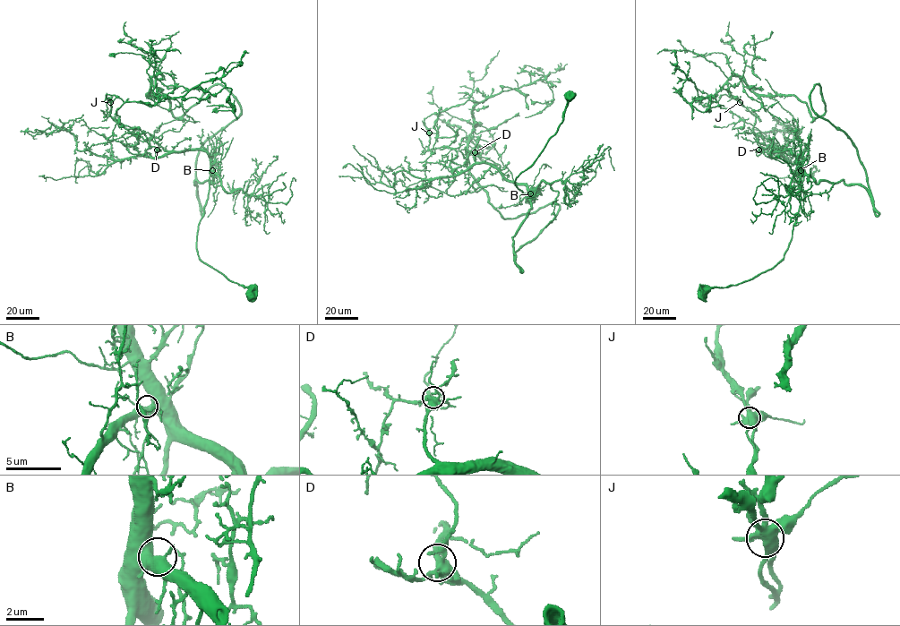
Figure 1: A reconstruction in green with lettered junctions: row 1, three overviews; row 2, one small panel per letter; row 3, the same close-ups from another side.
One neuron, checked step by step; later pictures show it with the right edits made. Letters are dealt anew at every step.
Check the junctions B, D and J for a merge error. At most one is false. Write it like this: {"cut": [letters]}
{"cut": []}

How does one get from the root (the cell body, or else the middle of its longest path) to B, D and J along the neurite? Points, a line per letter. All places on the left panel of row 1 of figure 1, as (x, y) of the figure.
B: (250, 295), (246, 287), (231, 281), (198, 256), (198, 225), (209, 198), (212, 170)
D: (250, 295), (198, 256), (198, 225), (209, 193), (208, 154), (184, 150), (157, 157), (157, 150)
J: (250, 295), (198, 256), (208, 154), (142, 156), (132, 145), (136, 138), (110, 115), (110, 102)

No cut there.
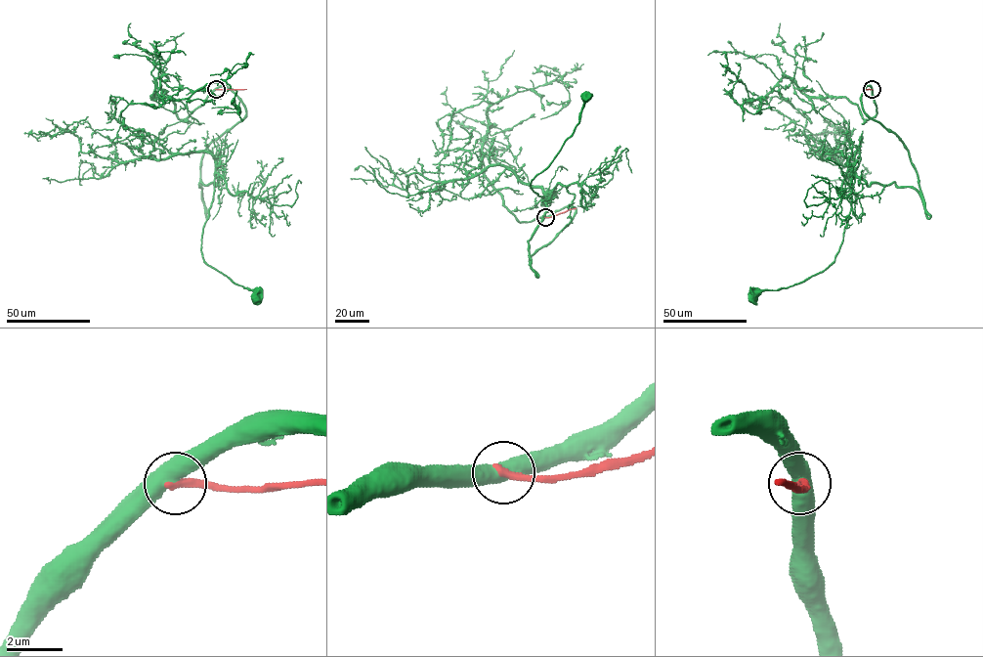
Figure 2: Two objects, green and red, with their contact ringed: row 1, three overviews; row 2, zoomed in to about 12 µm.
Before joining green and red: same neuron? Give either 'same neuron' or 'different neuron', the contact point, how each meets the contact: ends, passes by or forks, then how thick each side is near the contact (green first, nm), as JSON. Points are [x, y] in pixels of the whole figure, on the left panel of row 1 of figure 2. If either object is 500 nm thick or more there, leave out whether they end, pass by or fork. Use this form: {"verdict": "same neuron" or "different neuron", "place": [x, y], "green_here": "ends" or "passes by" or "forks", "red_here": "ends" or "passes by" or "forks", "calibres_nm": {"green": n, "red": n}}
{"verdict": "different neuron", "place": [216, 89], "calibres_nm": {"green": 550, "red": 280}}

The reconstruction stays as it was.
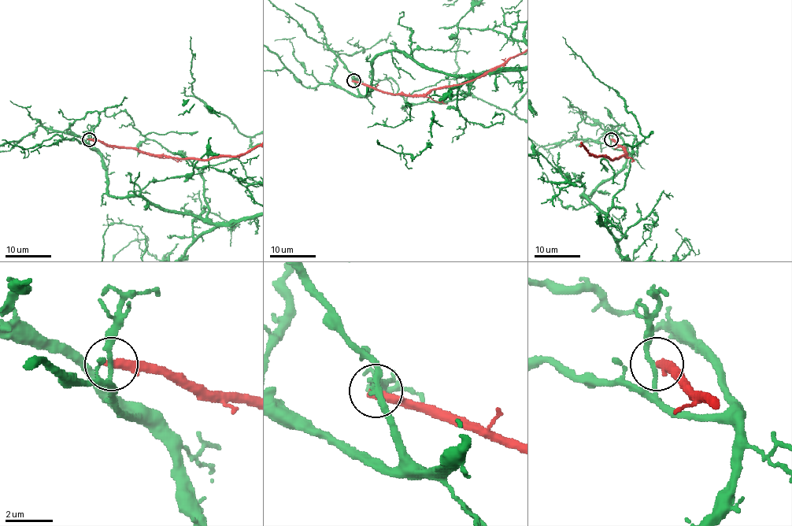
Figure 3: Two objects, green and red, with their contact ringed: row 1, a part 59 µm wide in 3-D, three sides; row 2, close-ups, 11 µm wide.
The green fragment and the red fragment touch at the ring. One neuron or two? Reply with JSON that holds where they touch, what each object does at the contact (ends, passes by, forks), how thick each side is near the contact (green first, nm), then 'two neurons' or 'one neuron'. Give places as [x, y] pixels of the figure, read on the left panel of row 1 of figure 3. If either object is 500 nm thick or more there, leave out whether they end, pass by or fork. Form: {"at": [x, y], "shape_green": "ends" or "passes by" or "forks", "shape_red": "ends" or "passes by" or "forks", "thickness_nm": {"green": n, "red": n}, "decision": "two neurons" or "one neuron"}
{"at": [89, 139], "shape_green": "passes by", "shape_red": "ends", "thickness_nm": {"green": 190, "red": 400}, "decision": "two neurons"}

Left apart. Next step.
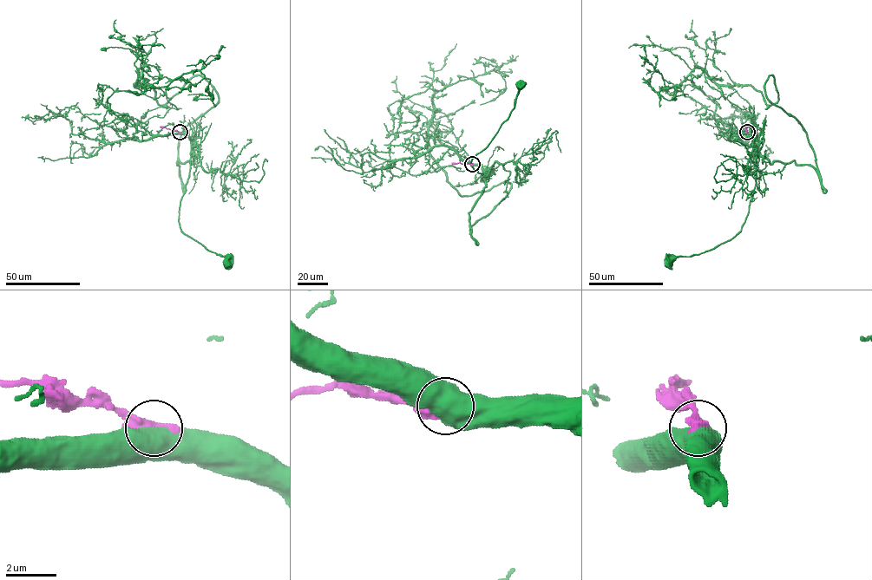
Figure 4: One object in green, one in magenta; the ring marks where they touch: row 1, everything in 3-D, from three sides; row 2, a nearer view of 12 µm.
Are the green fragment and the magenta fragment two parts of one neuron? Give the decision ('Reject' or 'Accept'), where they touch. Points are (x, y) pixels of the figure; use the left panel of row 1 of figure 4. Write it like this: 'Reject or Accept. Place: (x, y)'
Reject. Place: (180, 132)

